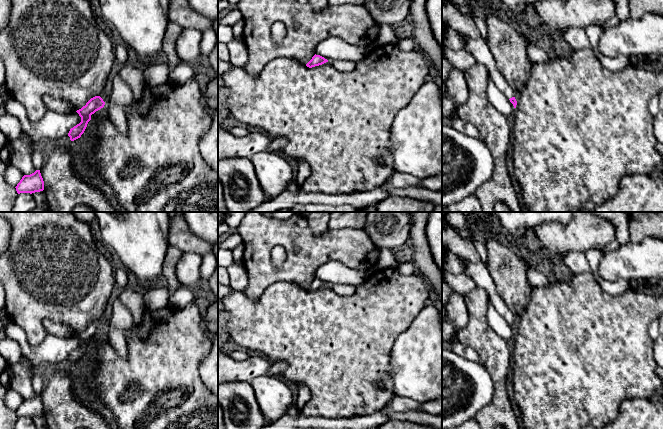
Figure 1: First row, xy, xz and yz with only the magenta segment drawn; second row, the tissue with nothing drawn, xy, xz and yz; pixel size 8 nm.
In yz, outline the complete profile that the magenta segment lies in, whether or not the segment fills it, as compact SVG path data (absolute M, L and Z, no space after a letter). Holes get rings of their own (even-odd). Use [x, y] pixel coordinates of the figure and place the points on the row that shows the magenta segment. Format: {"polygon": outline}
{"polygon": "M460 35L462 49L471 53L478 64L484 65L498 89L510 100L514 108L516 108L517 101L515 99L515 91L508 84L505 77L497 69L496 63L490 53L490 49L484 38L470 39L464 35Z"}

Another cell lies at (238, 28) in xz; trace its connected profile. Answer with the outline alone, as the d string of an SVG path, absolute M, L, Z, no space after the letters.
M242 18L237 24L235 24L233 29L233 38L239 42L243 40L243 29L245 26L244 18Z

